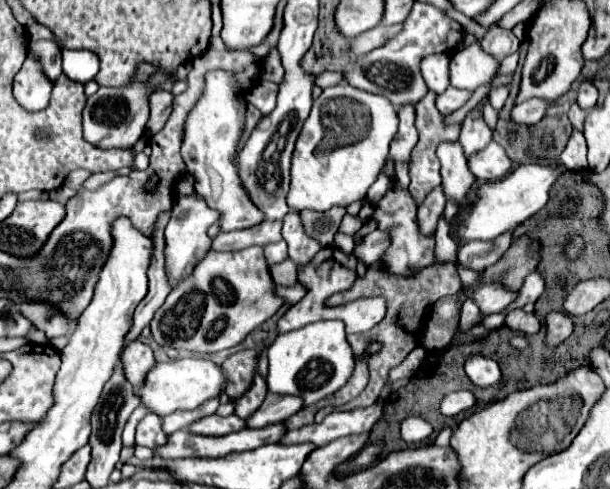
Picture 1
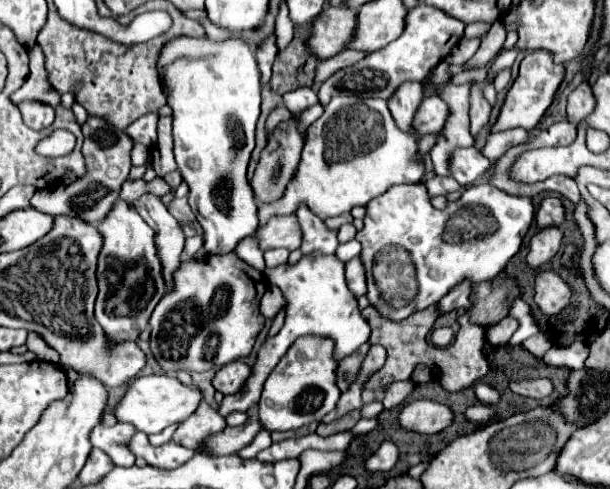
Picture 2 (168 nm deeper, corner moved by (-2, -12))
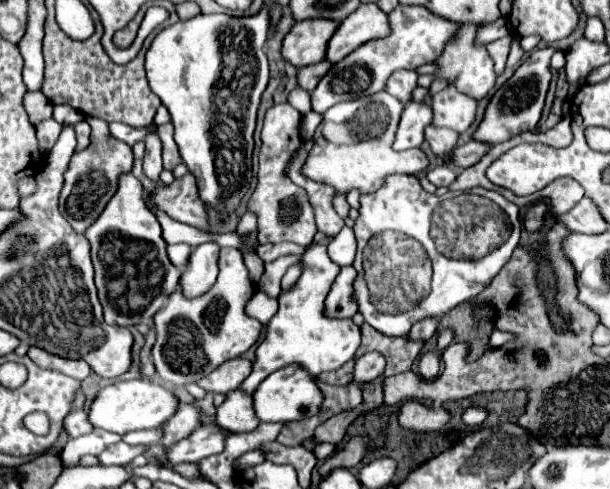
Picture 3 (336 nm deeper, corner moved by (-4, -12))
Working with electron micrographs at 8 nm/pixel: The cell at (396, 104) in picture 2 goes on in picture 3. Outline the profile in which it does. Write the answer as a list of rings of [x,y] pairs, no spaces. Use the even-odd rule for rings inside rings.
[[[401,70],[401,72],[393,72],[393,76],[389,76],[385,90],[389,94],[393,94],[395,98],[399,98],[401,102],[409,102],[415,86],[417,86],[417,74],[409,72],[409,70]]]

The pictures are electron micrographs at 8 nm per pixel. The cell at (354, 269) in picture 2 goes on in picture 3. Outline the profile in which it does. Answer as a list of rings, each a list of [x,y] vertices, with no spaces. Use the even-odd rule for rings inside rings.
[[[343,266],[339,276],[335,278],[331,292],[325,300],[325,316],[329,318],[351,318],[357,312],[357,304],[351,300],[353,280],[357,272],[353,266]]]

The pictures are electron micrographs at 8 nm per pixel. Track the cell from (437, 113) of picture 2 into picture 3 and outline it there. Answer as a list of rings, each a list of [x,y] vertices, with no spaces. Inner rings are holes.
[[[409,102],[401,114],[401,122],[395,134],[393,150],[419,148],[423,144],[423,128],[431,124],[431,108],[421,102]]]

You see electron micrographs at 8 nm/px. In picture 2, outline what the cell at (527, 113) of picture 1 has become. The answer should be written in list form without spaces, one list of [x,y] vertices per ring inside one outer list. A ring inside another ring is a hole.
[[[515,128],[515,130],[503,130],[503,132],[495,132],[489,136],[485,148],[481,150],[491,162],[495,162],[499,156],[503,156],[503,152],[507,152],[509,148],[513,148],[515,144],[523,144],[527,142],[529,132],[525,128]]]

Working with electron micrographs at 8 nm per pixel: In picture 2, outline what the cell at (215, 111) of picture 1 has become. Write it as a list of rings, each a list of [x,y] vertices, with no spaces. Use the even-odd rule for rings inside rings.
[[[175,38],[161,50],[159,74],[169,100],[167,104],[173,108],[175,160],[183,180],[189,186],[191,210],[205,230],[205,252],[233,252],[243,238],[255,234],[259,228],[259,210],[253,188],[247,180],[247,162],[255,146],[255,124],[261,104],[255,52],[237,38],[229,38],[225,42],[211,42],[209,38]]]

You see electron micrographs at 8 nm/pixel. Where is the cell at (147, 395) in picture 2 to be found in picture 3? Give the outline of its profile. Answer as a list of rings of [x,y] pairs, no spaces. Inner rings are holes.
[[[139,378],[139,380],[117,382],[117,384],[101,388],[89,408],[87,420],[91,422],[93,428],[101,428],[115,434],[127,434],[127,432],[143,430],[143,428],[159,428],[163,422],[167,422],[173,416],[177,404],[179,400],[173,396],[171,390],[151,380]]]

